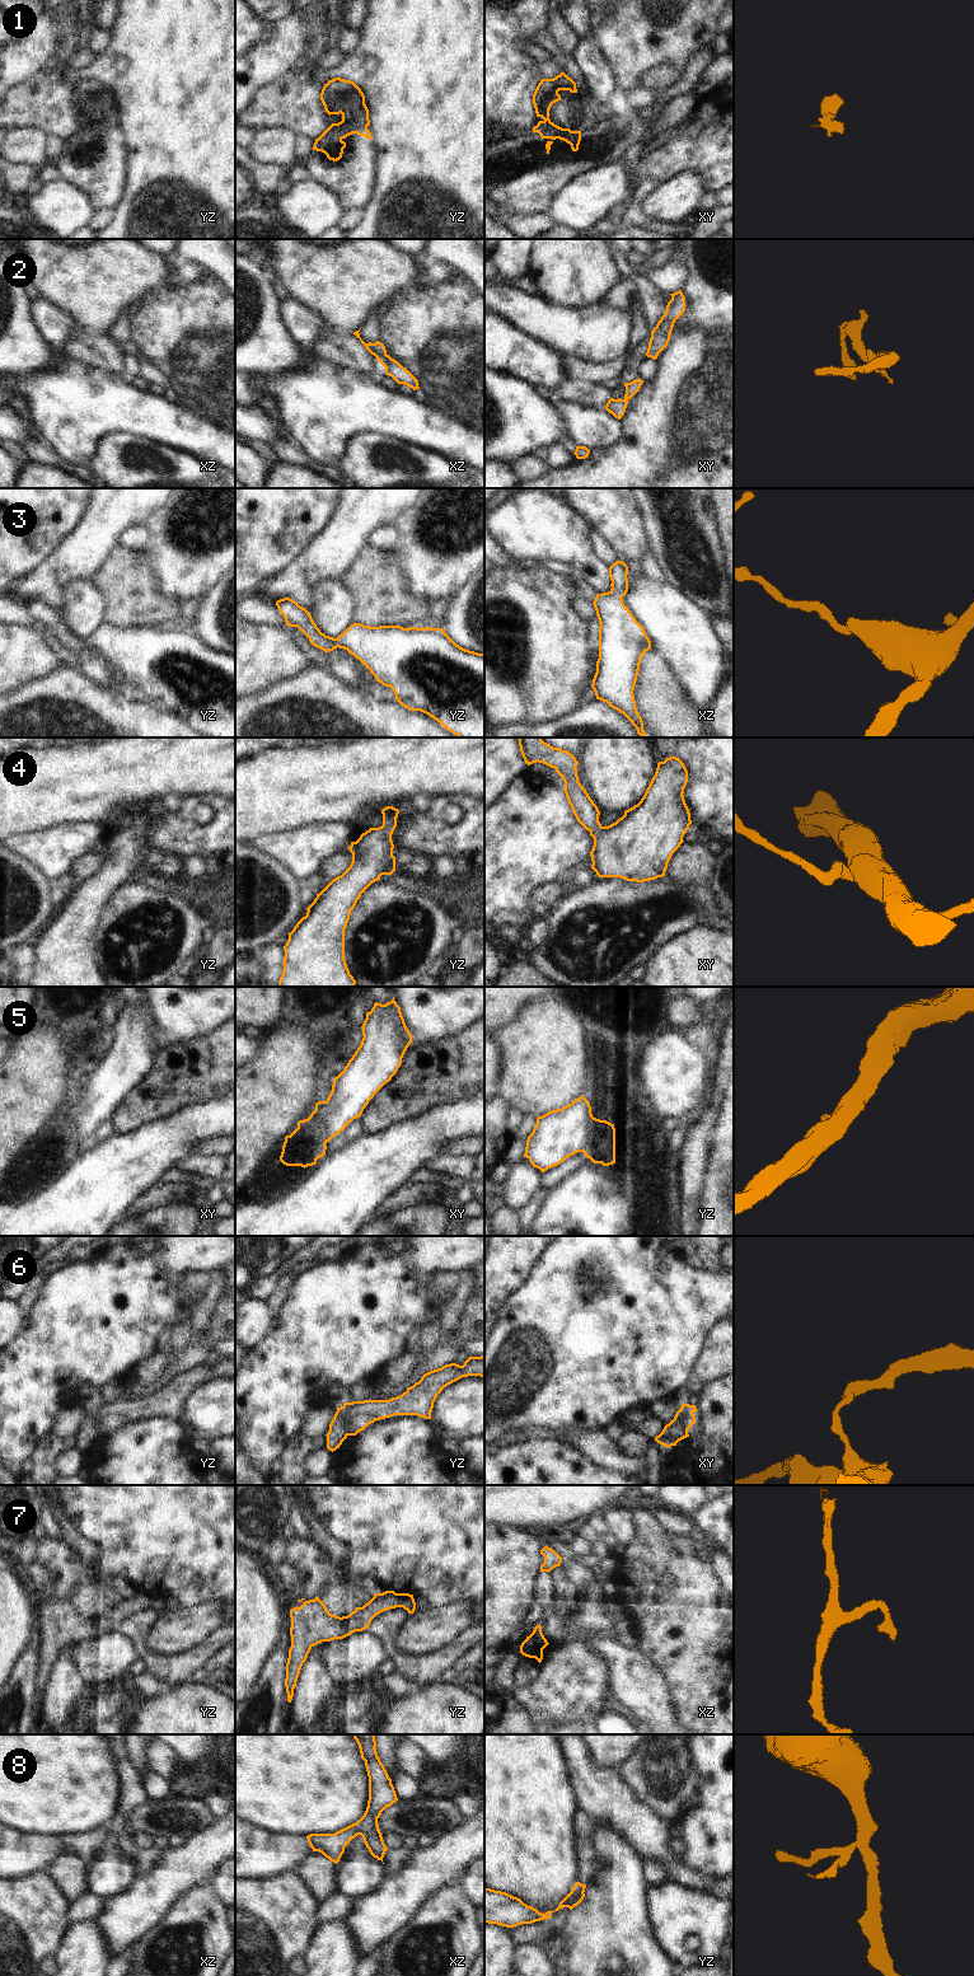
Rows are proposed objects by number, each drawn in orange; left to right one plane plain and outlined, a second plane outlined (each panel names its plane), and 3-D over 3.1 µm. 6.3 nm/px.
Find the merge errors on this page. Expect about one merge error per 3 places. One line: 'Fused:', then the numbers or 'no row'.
Fused: 1, 6, 7, 8

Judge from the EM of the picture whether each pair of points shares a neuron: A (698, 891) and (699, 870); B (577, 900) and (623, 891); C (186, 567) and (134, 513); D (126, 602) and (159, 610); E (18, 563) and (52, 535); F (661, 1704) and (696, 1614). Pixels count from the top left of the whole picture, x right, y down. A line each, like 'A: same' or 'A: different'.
A: different
B: same
C: different
D: same
E: same
F: different

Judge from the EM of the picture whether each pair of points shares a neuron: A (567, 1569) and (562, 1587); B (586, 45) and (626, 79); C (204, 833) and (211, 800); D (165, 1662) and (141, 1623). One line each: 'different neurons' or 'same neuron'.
A: different neurons
B: different neurons
C: same neuron
D: same neuron

